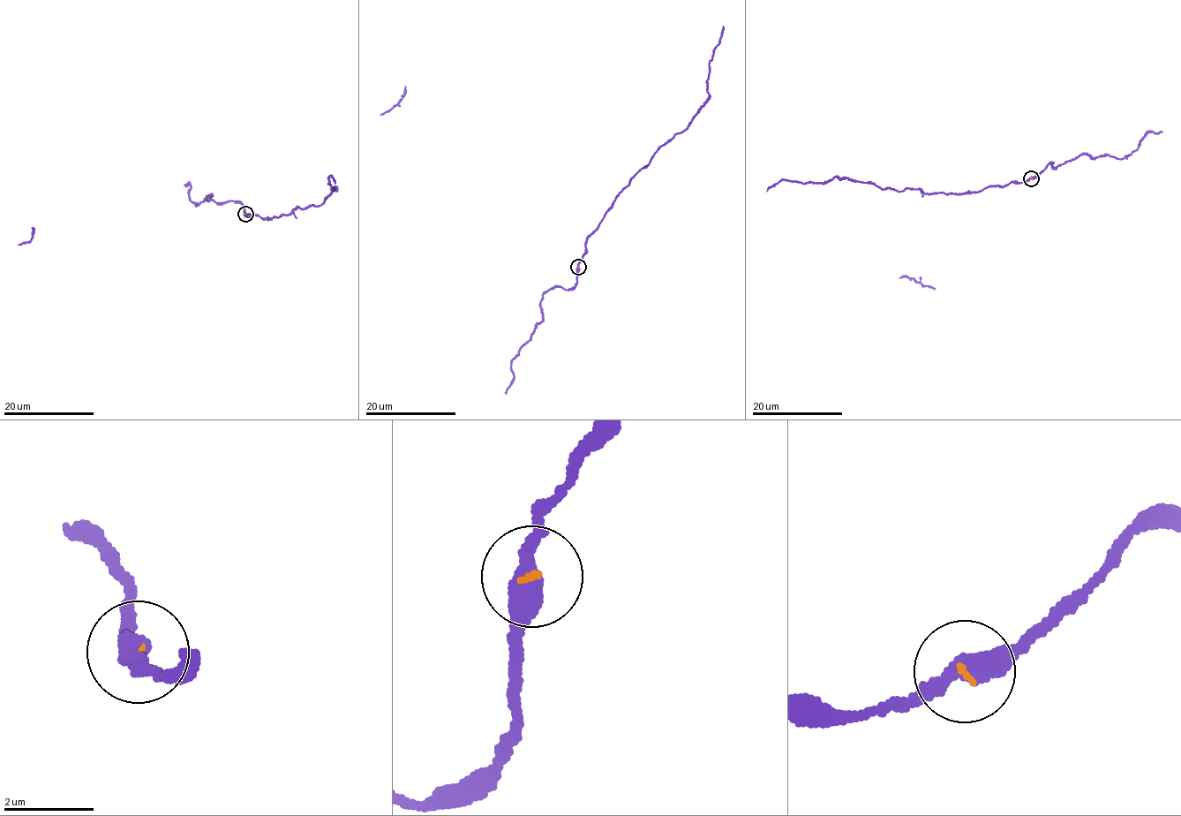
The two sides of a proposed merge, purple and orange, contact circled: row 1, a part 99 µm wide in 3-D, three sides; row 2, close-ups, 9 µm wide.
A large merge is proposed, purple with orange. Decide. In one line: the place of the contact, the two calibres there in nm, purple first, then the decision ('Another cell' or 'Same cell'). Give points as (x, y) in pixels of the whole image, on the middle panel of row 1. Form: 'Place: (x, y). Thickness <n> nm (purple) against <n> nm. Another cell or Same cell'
Place: (578, 267). Thickness 440 nm (purple) against 70 nm. Same cell

